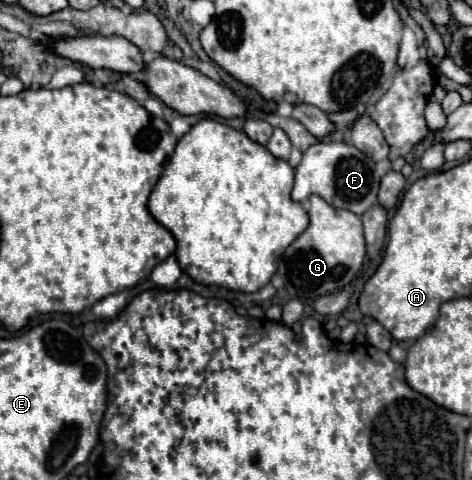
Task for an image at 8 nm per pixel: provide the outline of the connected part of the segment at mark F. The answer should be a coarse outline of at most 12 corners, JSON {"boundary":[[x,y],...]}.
{"boundary":[[315,143],[295,169],[293,201],[319,195],[363,215],[375,163],[349,143]]}

